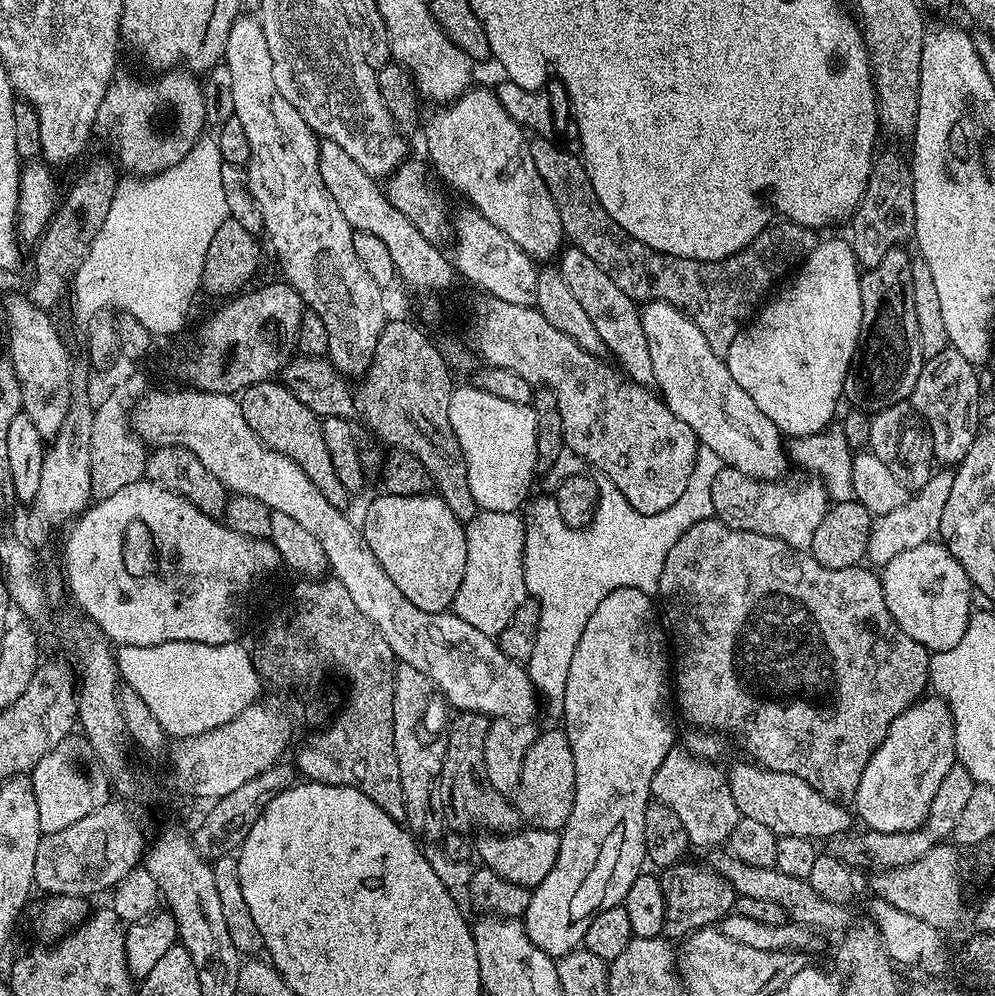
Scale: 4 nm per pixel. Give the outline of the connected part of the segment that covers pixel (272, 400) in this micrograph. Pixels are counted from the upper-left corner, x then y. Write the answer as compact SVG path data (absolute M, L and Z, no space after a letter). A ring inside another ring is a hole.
M272 380L251 384L244 389L239 401L242 418L246 418L246 426L250 426L250 430L267 448L273 448L278 454L288 456L310 477L312 484L324 493L328 500L335 501L336 495L341 495L342 489L336 481L330 453L323 442L321 417L314 415L302 402L298 402L298 398L294 398L294 394L290 394L290 390L285 388L283 383Z

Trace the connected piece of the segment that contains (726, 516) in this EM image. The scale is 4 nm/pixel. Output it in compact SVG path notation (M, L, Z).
M722 466L710 490L715 519L721 520L734 530L746 530L778 538L791 548L811 549L814 530L818 530L822 518L828 513L830 493L817 476L809 475L804 479L808 480L796 480L793 484L787 484L784 478L762 480Z

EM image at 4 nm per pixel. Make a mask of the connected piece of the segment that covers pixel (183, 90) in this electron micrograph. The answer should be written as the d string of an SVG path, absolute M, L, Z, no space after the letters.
M164 70L153 76L153 80L113 76L96 115L95 131L112 143L115 163L140 178L155 176L182 162L206 128L200 80L193 73Z

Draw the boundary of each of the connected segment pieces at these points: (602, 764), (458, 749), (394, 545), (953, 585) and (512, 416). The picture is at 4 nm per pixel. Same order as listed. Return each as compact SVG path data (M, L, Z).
M619 588L598 602L598 610L590 614L574 658L570 658L562 730L568 736L570 750L574 750L574 810L570 810L570 818L560 832L558 862L554 862L554 870L535 888L531 907L533 913L540 912L540 948L553 958L570 954L583 945L586 929L592 917L605 907L607 896L612 896L613 905L623 905L626 890L630 890L634 878L642 874L640 867L646 864L644 823L654 774L678 740L678 732L676 736L672 725L674 692L670 687L670 656L661 628L649 593L637 588Z
M457 711L451 717L440 775L440 808L444 814L444 823L451 831L461 834L507 834L519 832L522 827L520 812L515 803L505 793L495 792L481 779L477 769L476 772L472 769L475 760L477 763L484 759L489 723L489 717L477 712Z
M438 494L380 497L368 508L362 531L374 558L390 576L390 582L418 606L418 610L451 609L466 574L465 525Z
M929 542L914 546L914 550L902 550L898 558L890 558L890 562L883 565L880 581L894 622L898 622L900 629L910 634L914 642L927 648L929 653L945 652L950 646L958 646L974 611L974 589L966 570L962 570L943 543Z
M475 386L453 387L448 411L450 426L464 455L470 494L474 494L477 509L486 512L516 512L529 499L532 475L536 472L534 409L532 404L506 402L506 398L486 394L486 390Z

